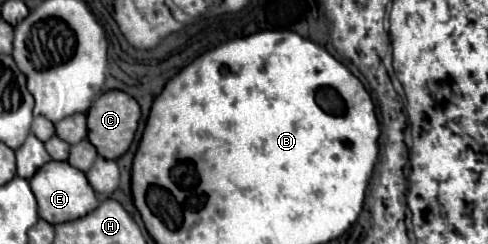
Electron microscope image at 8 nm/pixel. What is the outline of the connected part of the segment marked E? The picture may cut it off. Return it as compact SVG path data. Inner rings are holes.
M49 161L49 163L45 163L45 167L41 167L41 171L37 171L37 175L33 175L33 179L29 179L29 183L33 187L33 193L37 195L39 217L45 219L51 225L81 219L99 205L97 195L95 195L93 187L89 185L85 173L71 167L67 161Z

